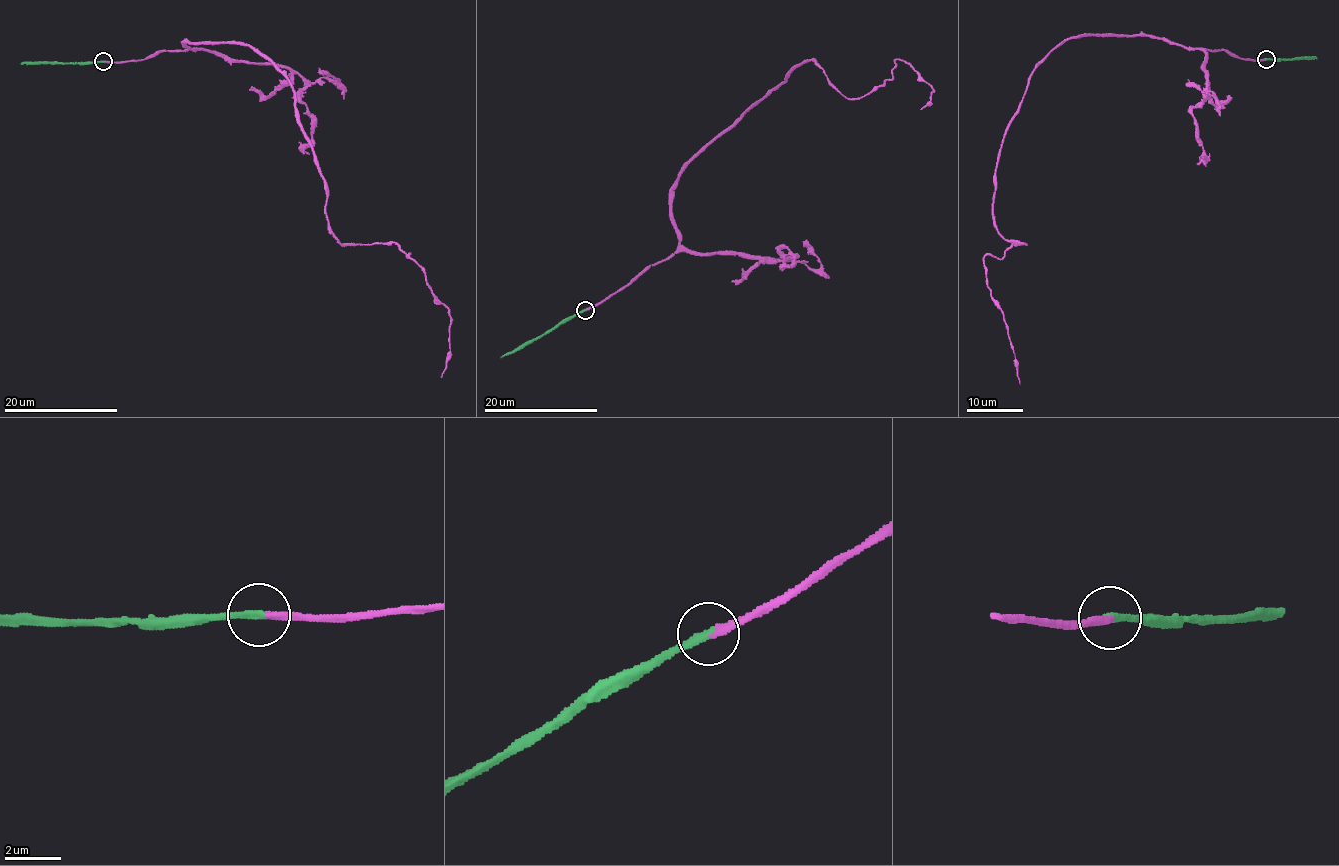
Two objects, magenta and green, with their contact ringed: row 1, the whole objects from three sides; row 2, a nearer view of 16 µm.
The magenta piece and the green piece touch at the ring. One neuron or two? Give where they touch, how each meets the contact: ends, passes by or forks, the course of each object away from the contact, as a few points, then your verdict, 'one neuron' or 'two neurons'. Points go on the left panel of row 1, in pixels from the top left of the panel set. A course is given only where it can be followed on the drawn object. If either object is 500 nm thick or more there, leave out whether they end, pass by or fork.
(103, 61) | magenta ends | green ends | magenta via (103, 62), (185, 42), (263, 53), (295, 96), (329, 230), (395, 242), (448, 309), (440, 377) | green via (103, 62), (21, 64) | one neuron

